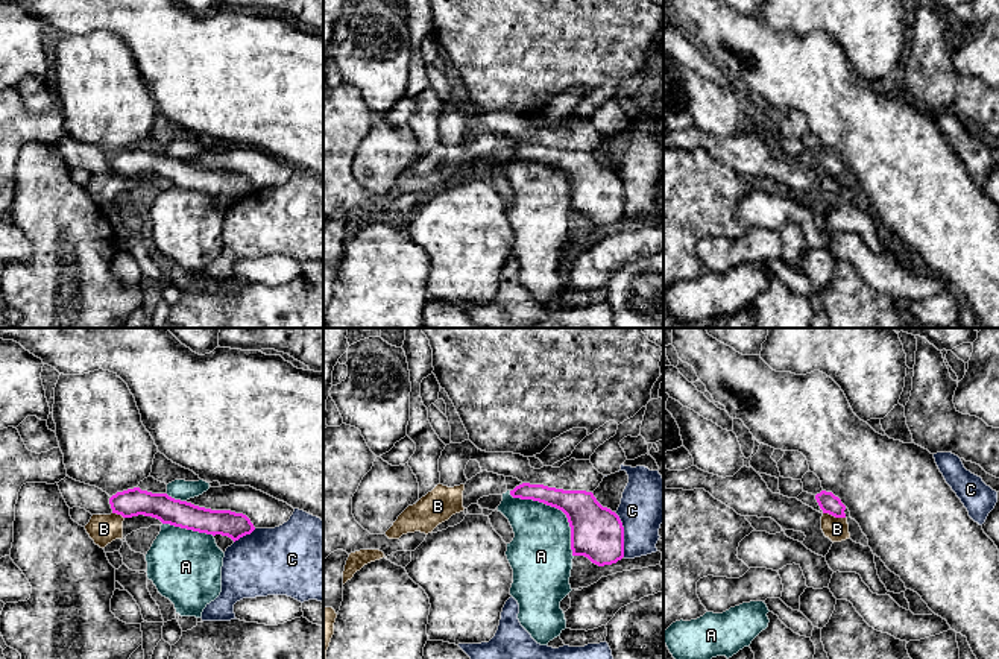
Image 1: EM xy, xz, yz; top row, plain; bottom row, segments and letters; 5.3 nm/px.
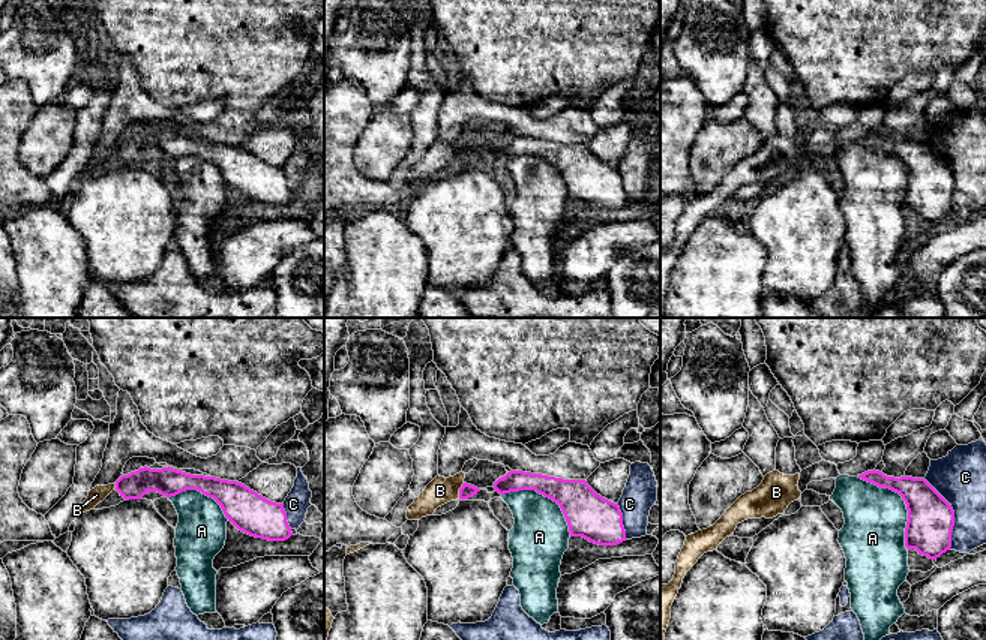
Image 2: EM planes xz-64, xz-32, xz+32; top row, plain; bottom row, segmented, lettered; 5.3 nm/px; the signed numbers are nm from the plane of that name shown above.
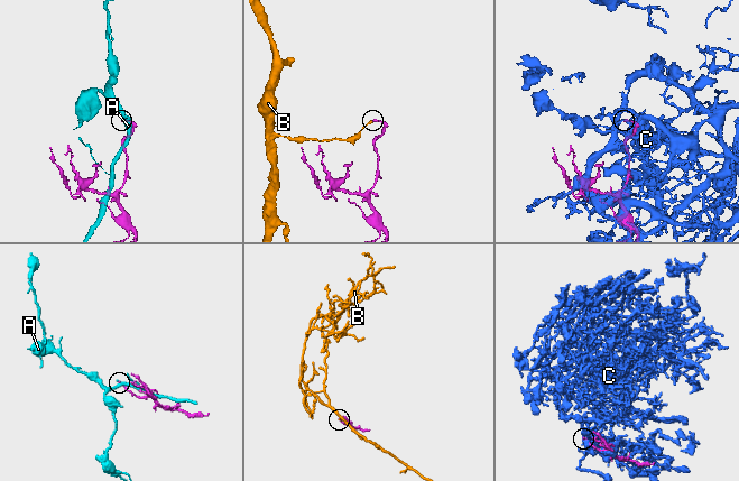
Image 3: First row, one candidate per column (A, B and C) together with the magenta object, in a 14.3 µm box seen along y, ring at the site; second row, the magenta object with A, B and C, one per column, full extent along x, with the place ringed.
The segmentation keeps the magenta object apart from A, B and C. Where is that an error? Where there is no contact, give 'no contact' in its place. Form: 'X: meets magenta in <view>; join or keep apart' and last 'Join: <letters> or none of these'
A: meets magenta in xz; keep apart
B: meets magenta in yz; keep apart
C: meets magenta in xz; keep apart
Join: none of these

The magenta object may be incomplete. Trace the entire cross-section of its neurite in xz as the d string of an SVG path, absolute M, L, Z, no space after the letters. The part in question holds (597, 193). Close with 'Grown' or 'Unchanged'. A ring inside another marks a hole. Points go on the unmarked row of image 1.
M522 143L510 150L510 155L562 170L571 187L572 216L585 216L598 226L616 223L624 217L622 182L615 172L603 167L592 152Z. Unchanged

